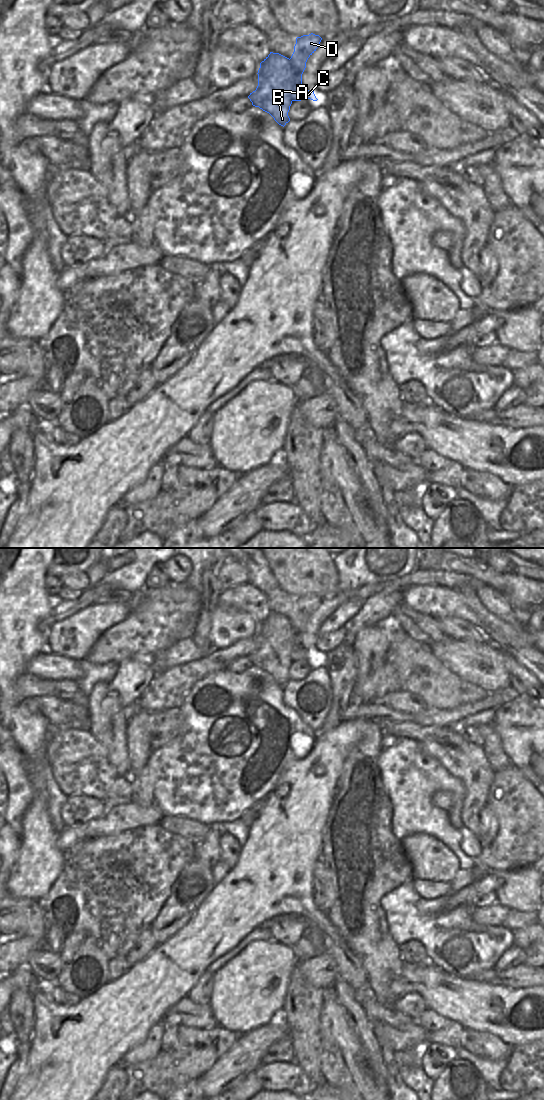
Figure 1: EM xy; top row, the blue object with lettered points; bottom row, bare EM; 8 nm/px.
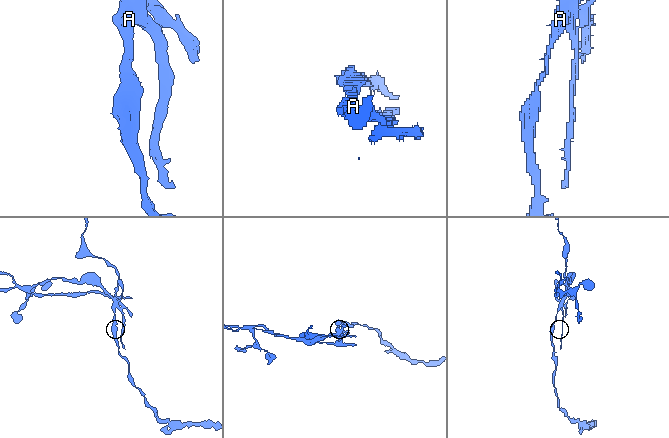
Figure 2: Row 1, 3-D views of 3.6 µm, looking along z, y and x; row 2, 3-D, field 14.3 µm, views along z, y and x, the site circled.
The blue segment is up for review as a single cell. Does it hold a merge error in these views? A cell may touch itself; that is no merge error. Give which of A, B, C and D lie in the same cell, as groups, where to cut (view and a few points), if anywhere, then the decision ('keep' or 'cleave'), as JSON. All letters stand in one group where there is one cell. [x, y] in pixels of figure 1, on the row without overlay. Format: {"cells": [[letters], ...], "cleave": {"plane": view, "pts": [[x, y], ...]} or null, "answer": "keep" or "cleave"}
{"cells": [["A", "B"], ["C", "D"]], "cleave": {"plane": "xy", "pts": [[289, 619], [293, 628], [292, 660]]}, "answer": "cleave"}

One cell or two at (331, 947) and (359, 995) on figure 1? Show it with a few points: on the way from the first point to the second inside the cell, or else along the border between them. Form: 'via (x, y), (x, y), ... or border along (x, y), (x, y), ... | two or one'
via (343, 959), (359, 983) | one

